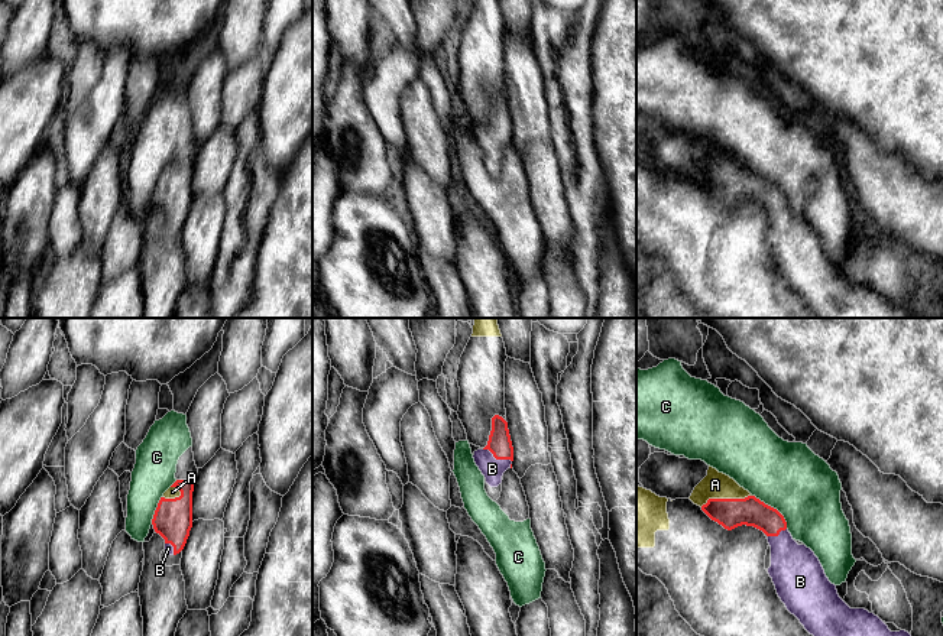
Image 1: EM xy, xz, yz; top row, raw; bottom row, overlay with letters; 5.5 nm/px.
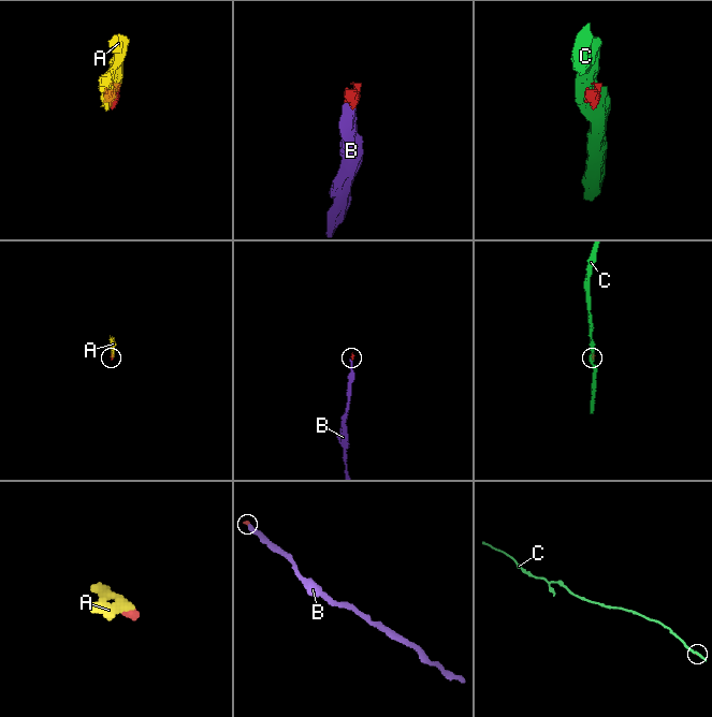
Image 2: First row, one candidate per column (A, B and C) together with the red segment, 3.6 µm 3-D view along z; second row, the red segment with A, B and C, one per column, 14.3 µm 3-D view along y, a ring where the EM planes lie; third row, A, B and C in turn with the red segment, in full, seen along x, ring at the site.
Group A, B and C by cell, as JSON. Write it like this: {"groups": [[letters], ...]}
{"groups": [["A", "B"], ["C"]]}

